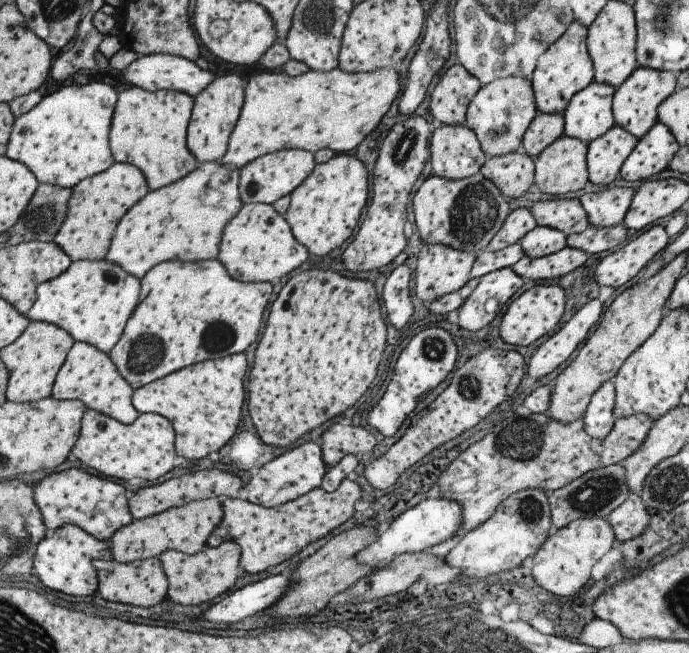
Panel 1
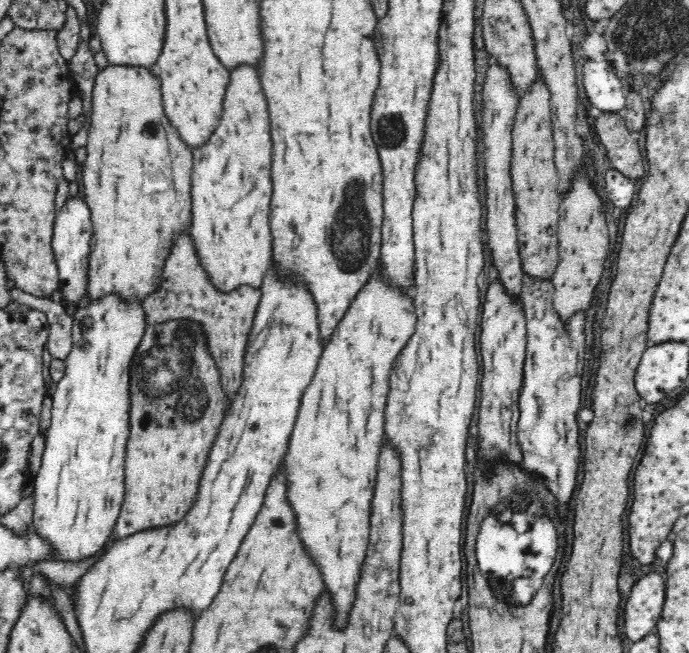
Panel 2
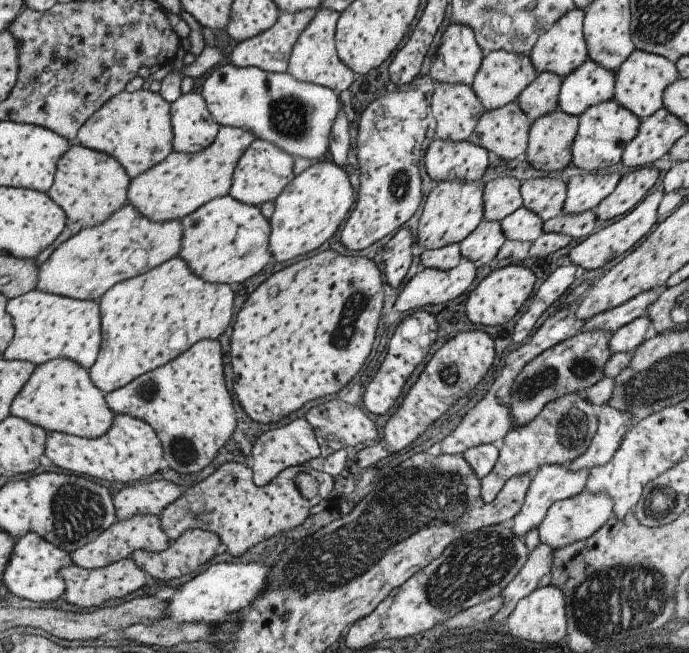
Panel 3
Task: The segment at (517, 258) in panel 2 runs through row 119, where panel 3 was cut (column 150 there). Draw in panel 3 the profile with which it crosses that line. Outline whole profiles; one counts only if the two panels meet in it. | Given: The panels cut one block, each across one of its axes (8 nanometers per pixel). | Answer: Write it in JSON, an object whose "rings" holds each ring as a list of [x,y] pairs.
{"rings":[[[162,479],[132,483],[112,496],[116,520],[125,520],[133,515],[158,516],[182,493],[183,489],[180,486]]]}

